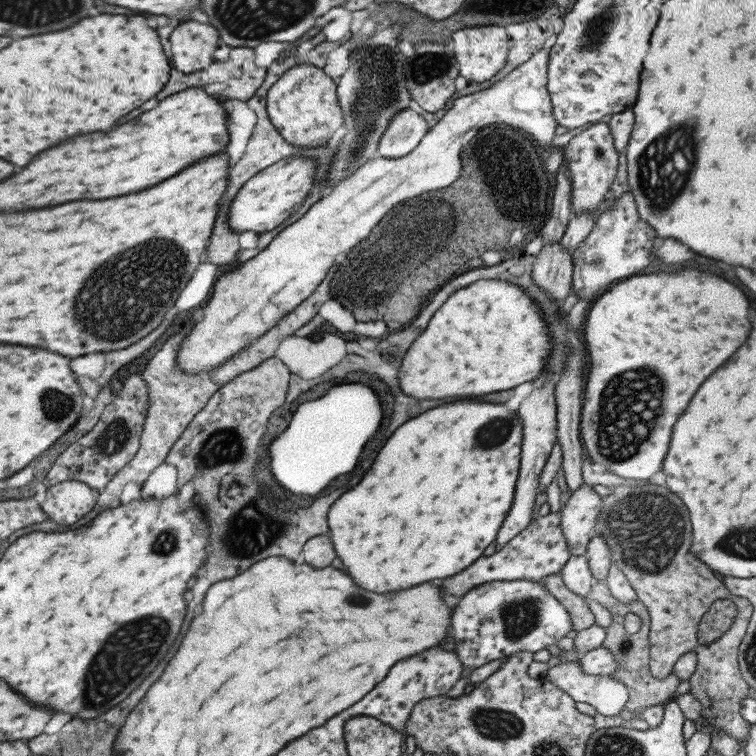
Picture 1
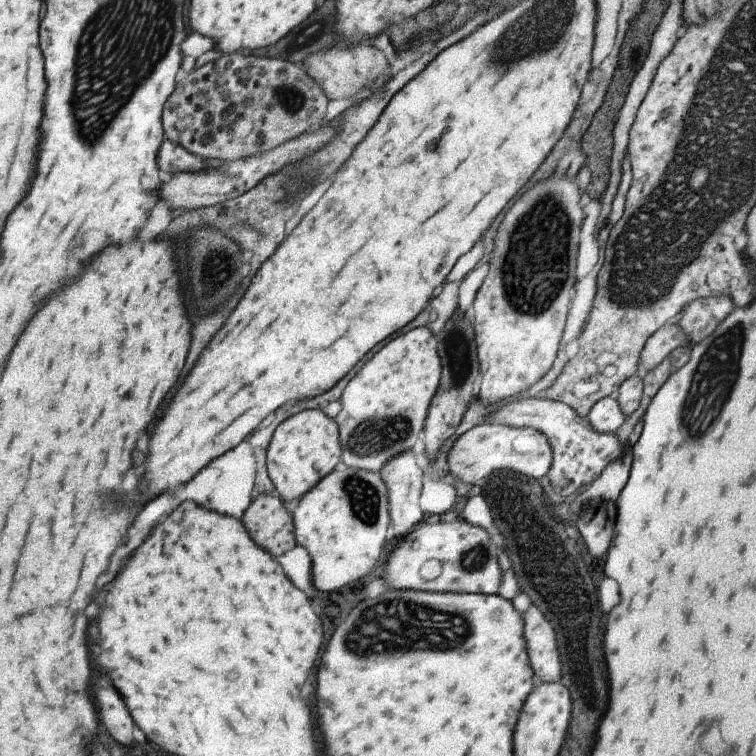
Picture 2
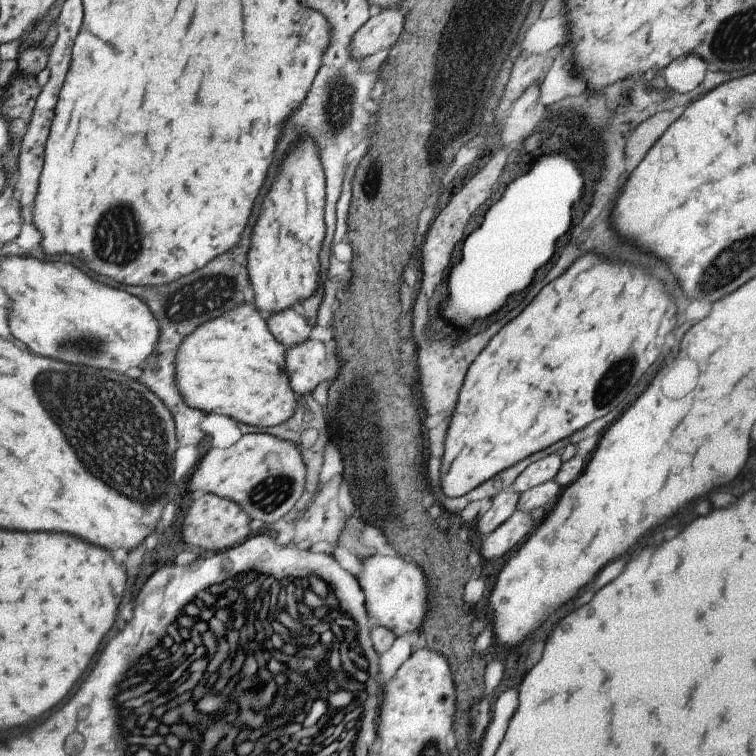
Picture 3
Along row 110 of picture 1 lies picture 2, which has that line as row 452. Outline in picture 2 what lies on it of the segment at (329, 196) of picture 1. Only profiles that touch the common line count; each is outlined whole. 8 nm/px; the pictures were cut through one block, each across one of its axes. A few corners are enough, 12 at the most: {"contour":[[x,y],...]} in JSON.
{"contour":[[477,423],[447,447],[472,484],[497,471],[531,478],[552,461],[538,430]]}

